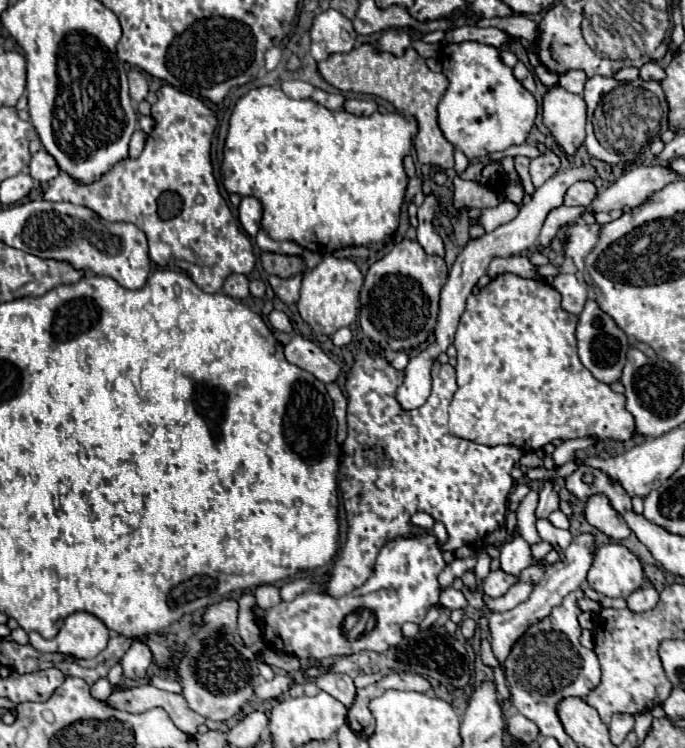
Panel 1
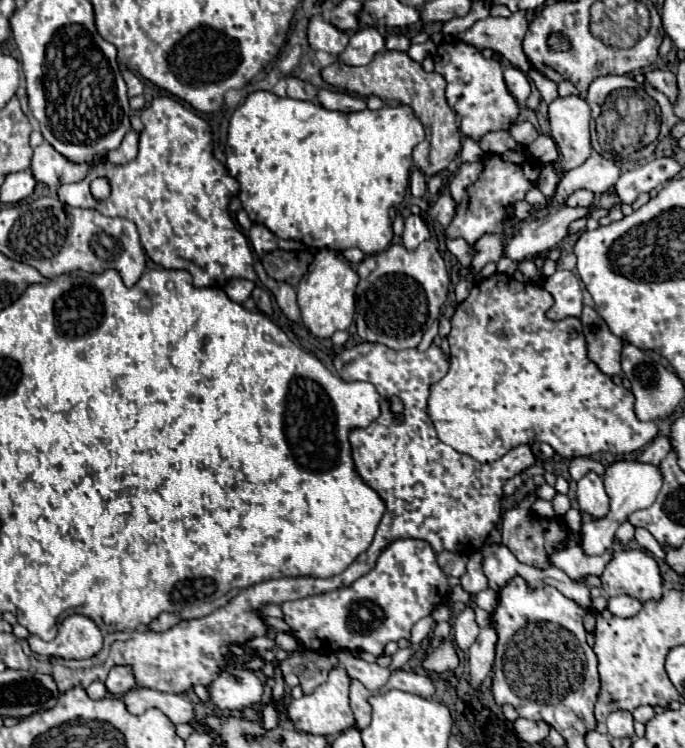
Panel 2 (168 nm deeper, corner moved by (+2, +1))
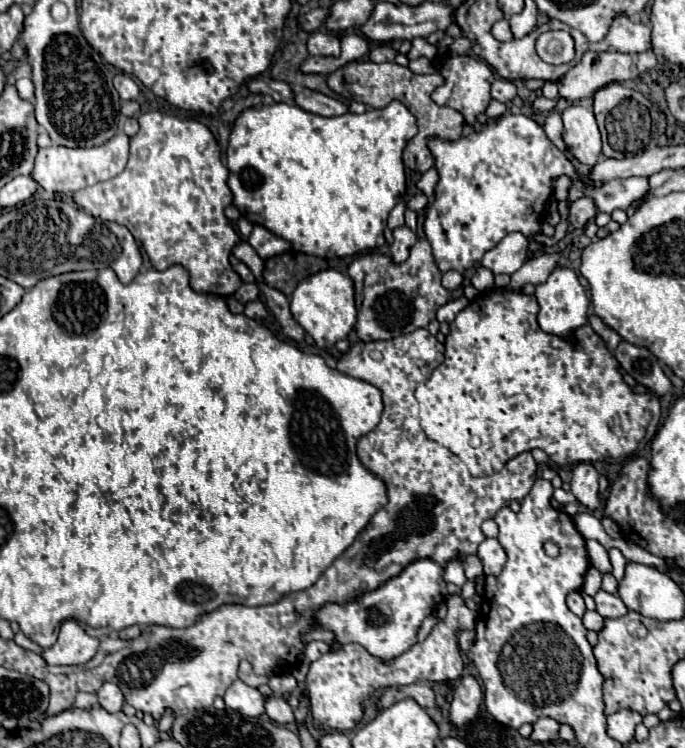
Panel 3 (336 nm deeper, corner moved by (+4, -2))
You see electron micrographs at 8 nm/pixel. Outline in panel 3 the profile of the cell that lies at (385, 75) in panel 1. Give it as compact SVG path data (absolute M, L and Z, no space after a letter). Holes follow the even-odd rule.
M369 60L349 62L347 66L329 74L329 78L327 78L329 88L347 100L355 100L355 102L361 102L361 104L371 106L371 108L381 108L393 100L399 100L409 108L409 112L417 118L417 134L415 134L415 138L411 138L411 142L407 142L407 146L403 150L403 164L409 170L417 170L417 172L425 172L433 166L433 156L427 148L427 138L439 136L443 140L455 140L461 136L461 130L465 124L463 116L457 110L447 108L447 106L437 106L431 100L431 92L437 86L441 86L443 82L445 82L445 78L439 72L429 74L429 76L421 76L421 74L413 74L409 68L399 66L395 62L375 64Z

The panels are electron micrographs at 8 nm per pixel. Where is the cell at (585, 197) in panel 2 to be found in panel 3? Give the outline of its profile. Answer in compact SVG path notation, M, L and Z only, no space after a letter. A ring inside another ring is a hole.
M579 198L573 204L569 204L569 222L573 228L585 228L589 220L593 220L597 214L591 198Z

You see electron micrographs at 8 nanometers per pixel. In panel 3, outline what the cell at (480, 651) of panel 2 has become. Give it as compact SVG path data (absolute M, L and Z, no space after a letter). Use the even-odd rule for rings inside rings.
M463 676L459 680L459 688L455 688L453 702L449 708L449 722L455 728L461 728L465 722L473 720L479 712L479 704L483 700L483 692L479 682L473 676Z

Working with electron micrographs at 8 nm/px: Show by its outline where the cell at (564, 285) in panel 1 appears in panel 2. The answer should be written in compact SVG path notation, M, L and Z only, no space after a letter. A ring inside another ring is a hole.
M557 269L551 277L547 277L541 285L545 291L549 291L555 299L553 307L549 309L549 319L563 319L563 317L579 317L583 309L583 291L579 285L579 279L571 271Z

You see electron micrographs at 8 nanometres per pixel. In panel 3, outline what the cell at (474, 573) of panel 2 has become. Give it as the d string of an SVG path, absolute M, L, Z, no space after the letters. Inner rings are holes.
M449 596L447 608L449 608L447 616L443 620L437 620L427 640L415 644L411 650L395 658L393 664L385 664L383 660L371 656L359 644L341 644L337 650L329 650L317 662L313 662L307 674L307 690L309 690L313 720L331 730L341 730L341 732L351 730L357 726L357 722L361 722L365 714L365 700L377 688L393 688L413 682L457 680L463 672L463 660L455 634L461 630L473 630L477 612L469 610L461 596Z

